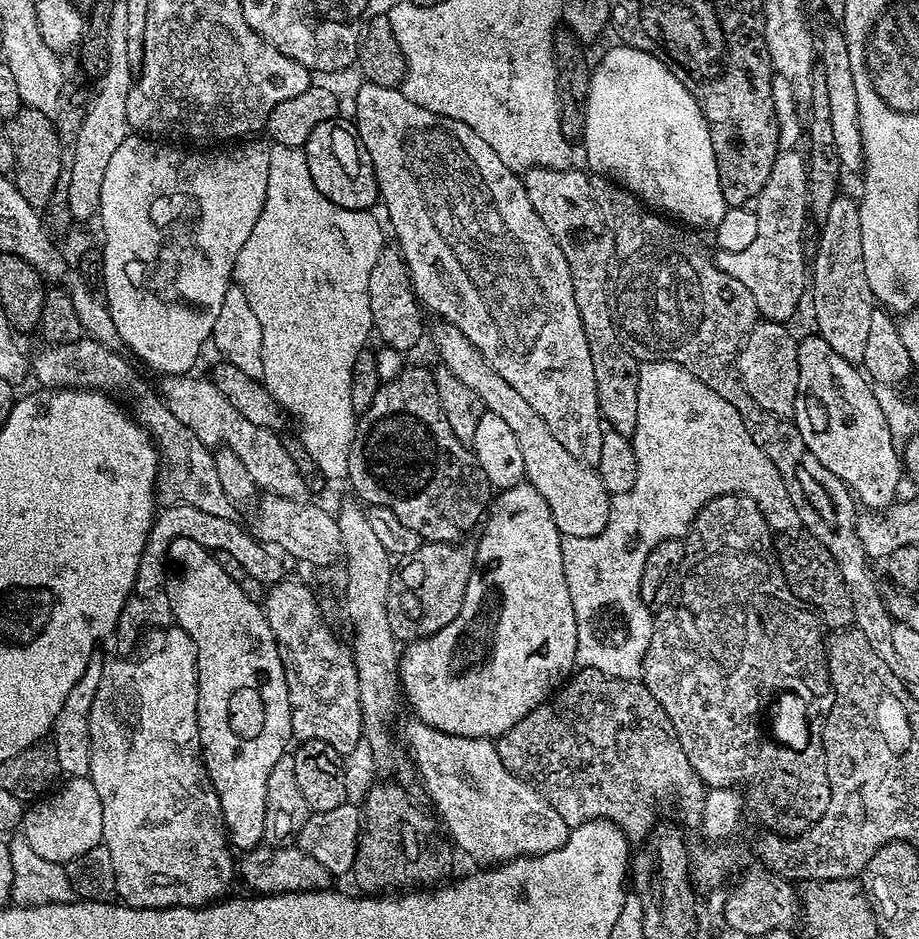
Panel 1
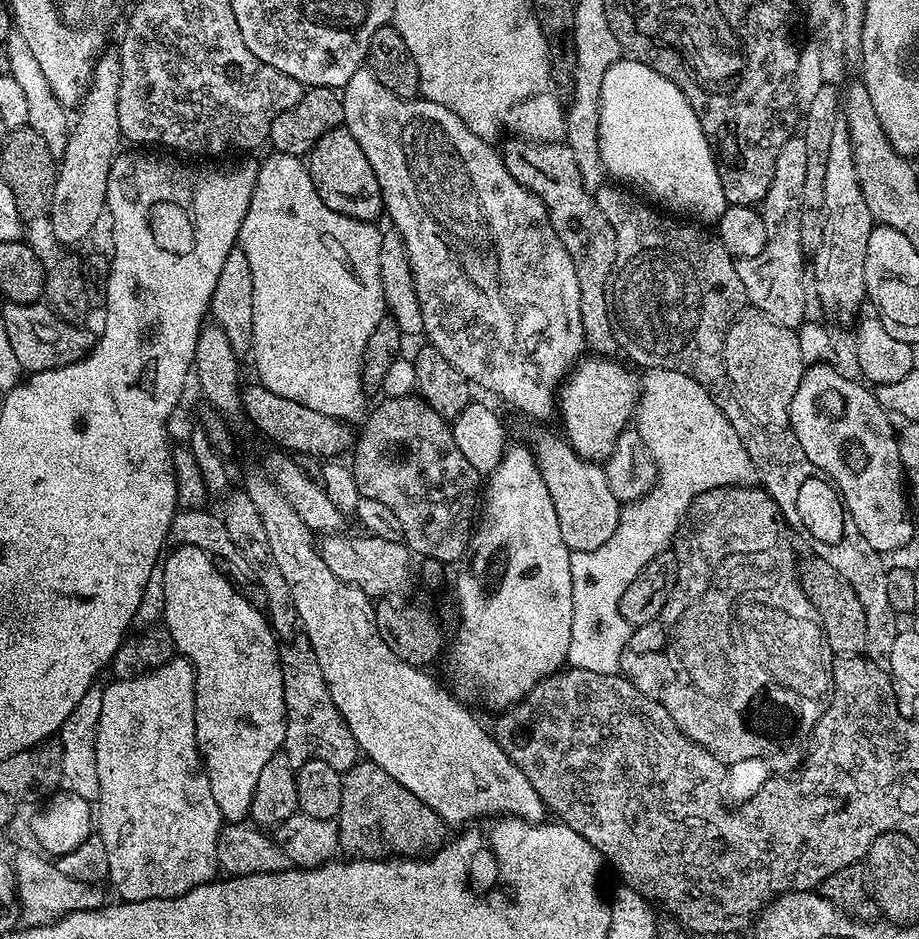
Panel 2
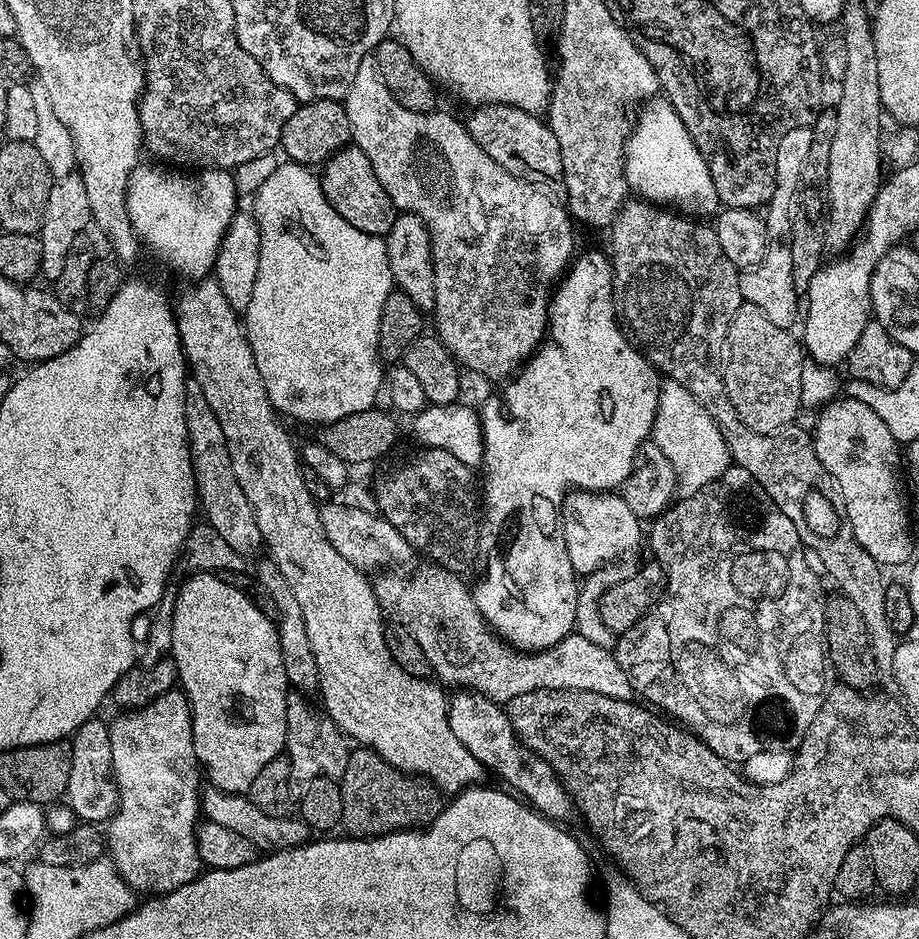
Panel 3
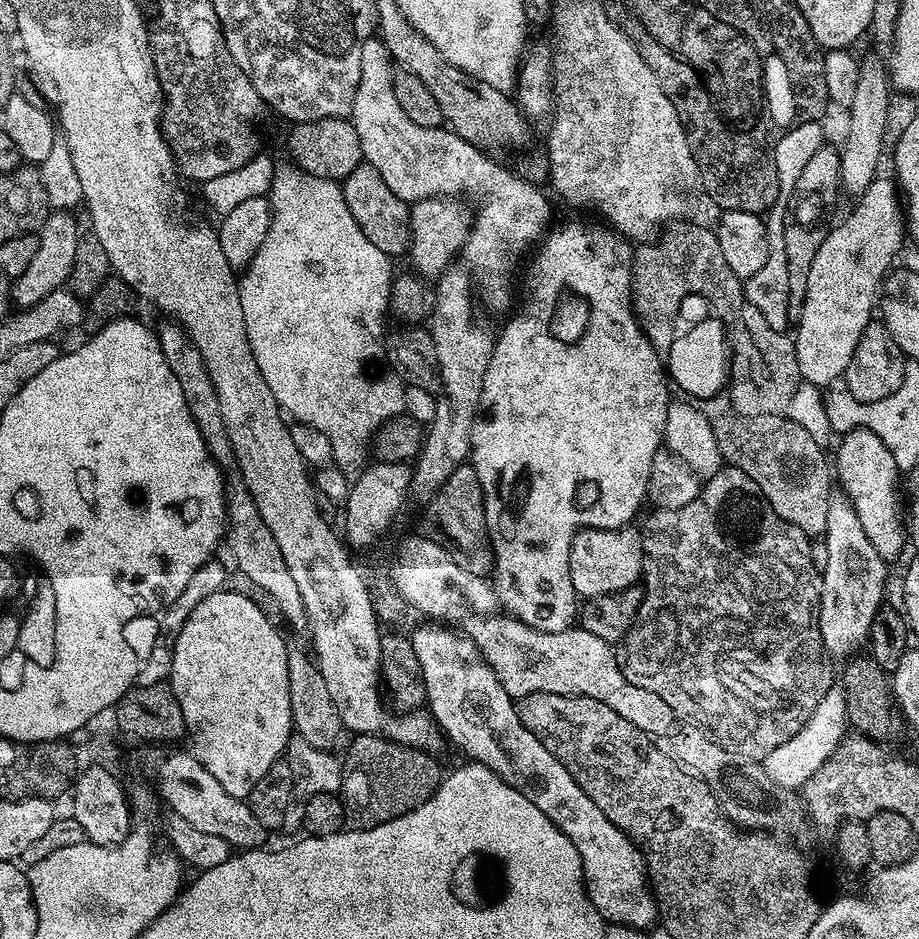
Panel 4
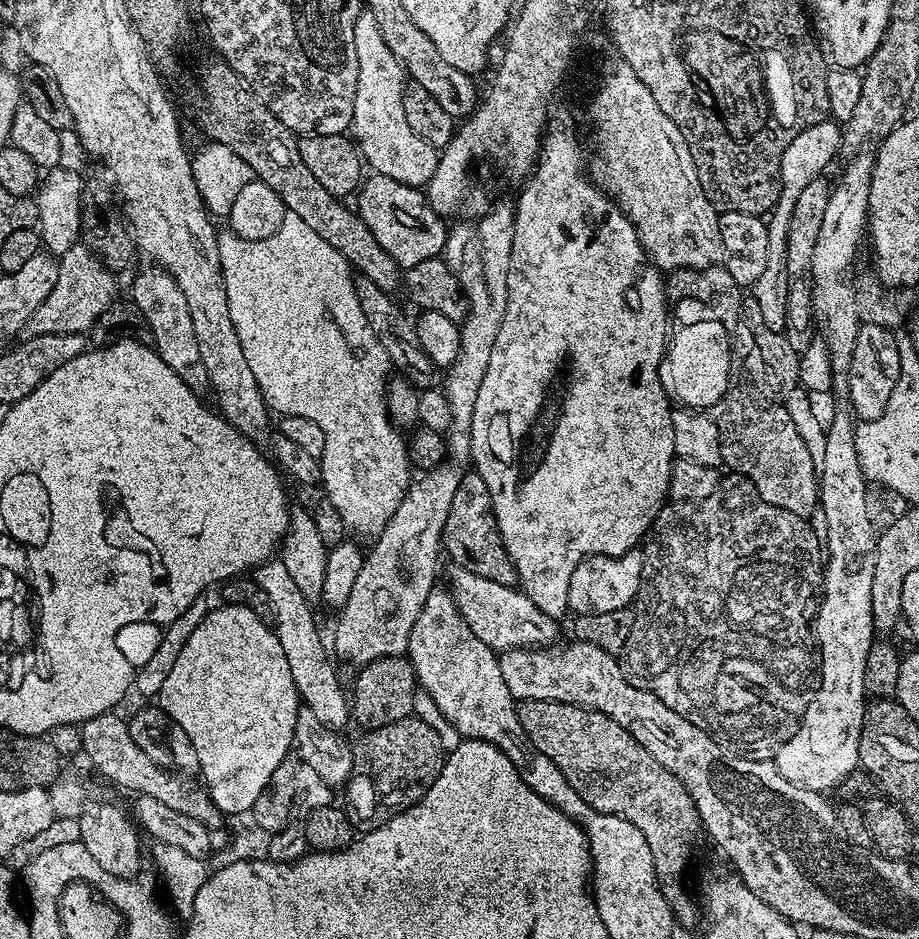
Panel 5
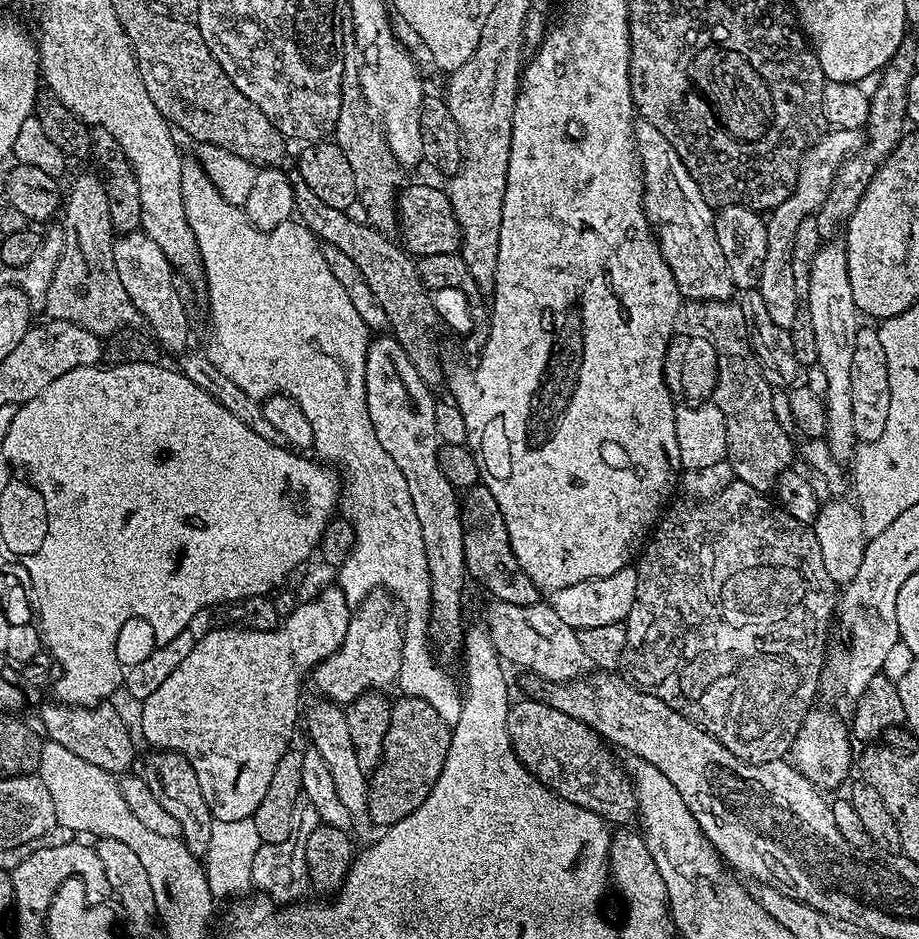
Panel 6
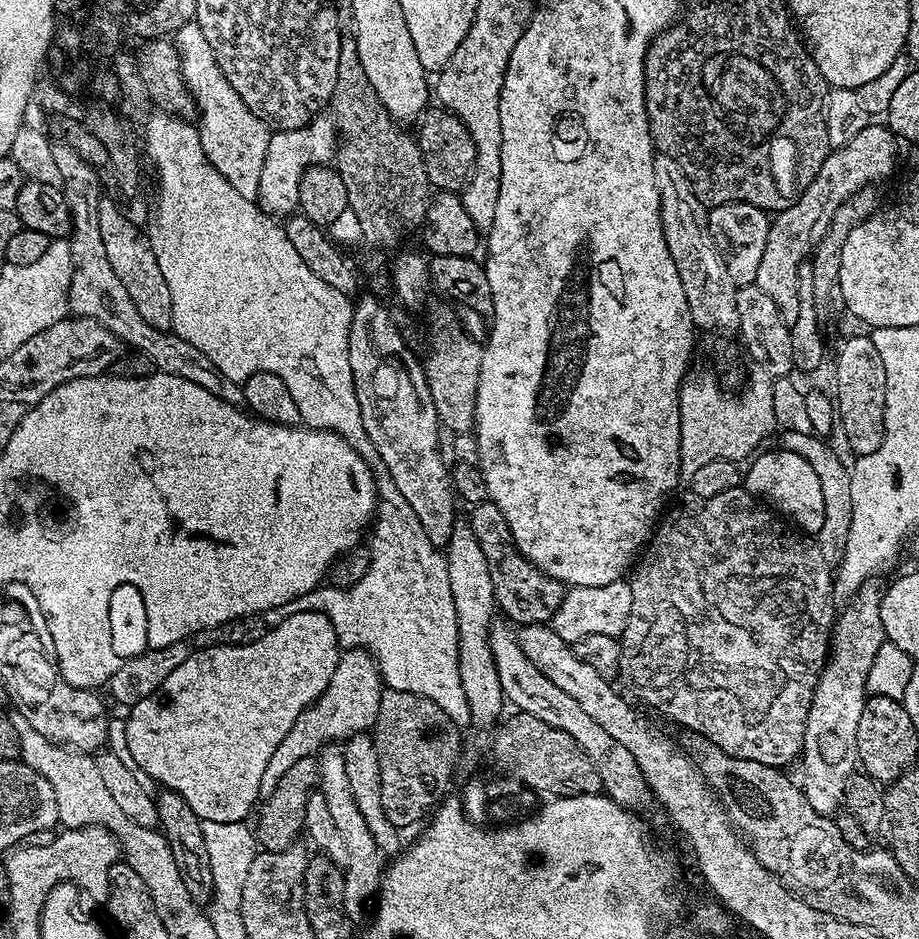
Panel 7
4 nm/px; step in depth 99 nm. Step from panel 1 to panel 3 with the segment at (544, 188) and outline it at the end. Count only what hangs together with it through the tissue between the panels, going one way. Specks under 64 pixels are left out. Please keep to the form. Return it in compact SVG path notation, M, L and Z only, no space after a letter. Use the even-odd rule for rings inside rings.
M481 104L469 112L472 113L466 116L466 127L470 138L474 138L502 170L510 170L514 178L541 186L563 181L558 138L554 138L552 128L537 113L518 110L518 106L509 104Z

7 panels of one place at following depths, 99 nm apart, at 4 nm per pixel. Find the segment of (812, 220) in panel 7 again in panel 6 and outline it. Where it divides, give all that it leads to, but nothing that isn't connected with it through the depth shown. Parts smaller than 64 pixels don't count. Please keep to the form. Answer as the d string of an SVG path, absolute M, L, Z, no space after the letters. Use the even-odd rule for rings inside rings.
M837 128L825 131L815 144L804 153L800 161L798 178L790 198L776 208L771 209L766 223L766 262L762 262L760 275L760 297L766 302L766 314L778 326L792 330L797 327L796 315L802 312L802 292L796 286L794 270L792 269L792 251L794 250L794 234L798 234L798 226L809 218L815 217L834 183L835 174L839 167L846 162L848 156L861 151L865 145L865 137L861 129L838 130Z

